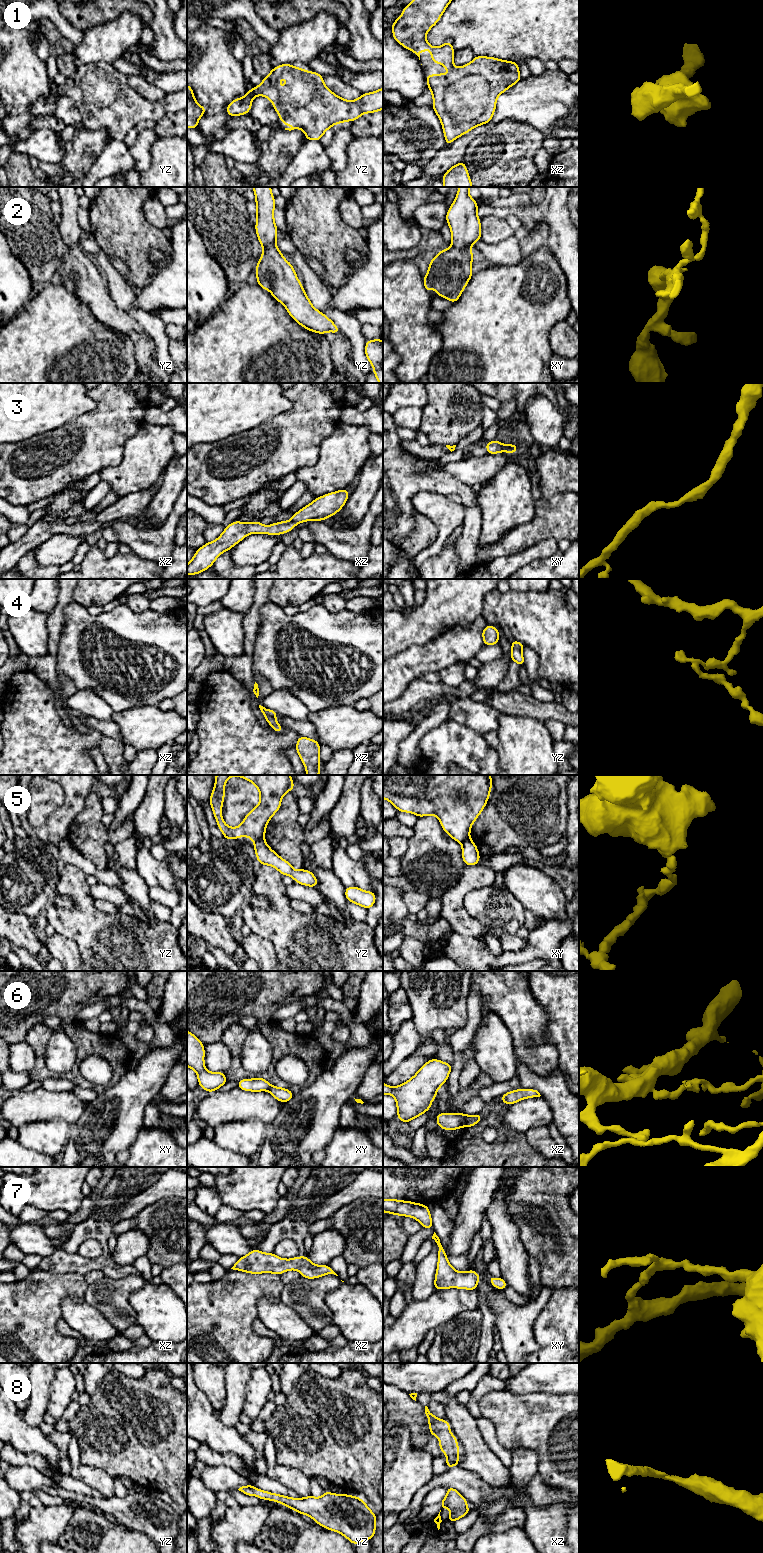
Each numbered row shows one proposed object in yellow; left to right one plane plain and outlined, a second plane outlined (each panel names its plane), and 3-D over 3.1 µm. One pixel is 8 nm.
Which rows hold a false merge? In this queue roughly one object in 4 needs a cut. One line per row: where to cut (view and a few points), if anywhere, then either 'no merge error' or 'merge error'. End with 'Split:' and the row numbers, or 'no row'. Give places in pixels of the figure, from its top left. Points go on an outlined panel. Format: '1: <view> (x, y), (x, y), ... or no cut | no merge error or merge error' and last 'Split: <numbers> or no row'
1: no cut | no merge error
2: no cut | no merge error
3: no cut | no merge error
4: xz (264, 708), (267, 714), (274, 717) | merge error
5: yz (263, 839), (255, 841) | merge error
6: xz (467, 1116), (464, 1125) | merge error
7: no cut | no merge error
8: no cut | no merge error
Split: 4, 5, 6

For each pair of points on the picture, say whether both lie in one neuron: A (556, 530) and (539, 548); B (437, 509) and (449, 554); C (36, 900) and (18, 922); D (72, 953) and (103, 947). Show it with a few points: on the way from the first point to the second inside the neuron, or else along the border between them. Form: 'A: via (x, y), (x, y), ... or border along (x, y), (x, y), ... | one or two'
A: border along (556, 541), (544, 539), (526, 548) | two
B: border along (445, 544), (436, 554), (426, 558) | two
C: border along (10, 909), (24, 914), (30, 920) | two
D: border along (63, 935), (71, 938), (76, 943), (81, 960) | two

